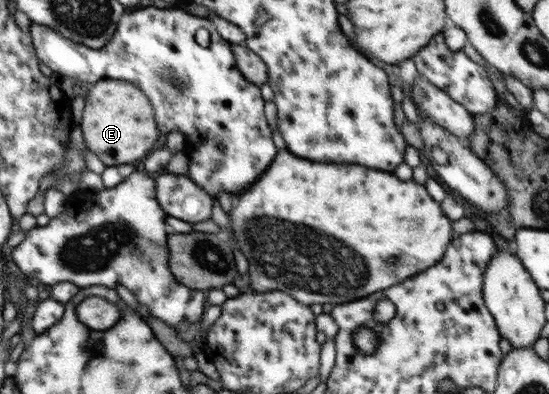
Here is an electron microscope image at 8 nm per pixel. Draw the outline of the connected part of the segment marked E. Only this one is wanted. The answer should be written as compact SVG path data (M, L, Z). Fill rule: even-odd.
M103 79L94 83L85 100L79 124L84 142L106 167L131 164L149 154L159 138L159 131L153 107L139 87L122 80Z

